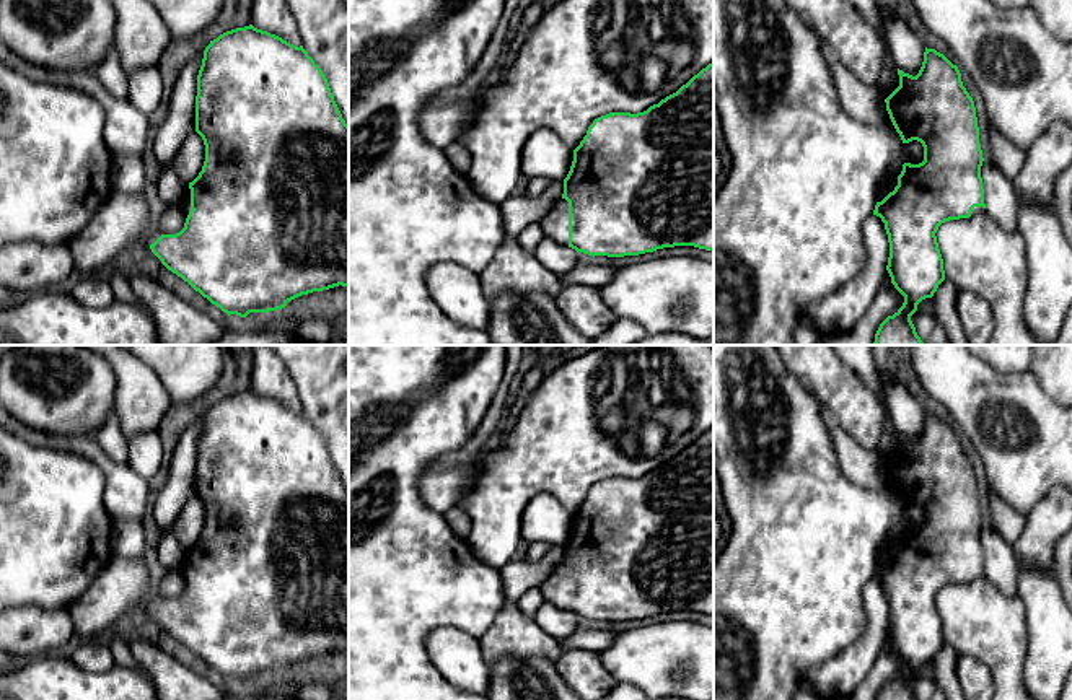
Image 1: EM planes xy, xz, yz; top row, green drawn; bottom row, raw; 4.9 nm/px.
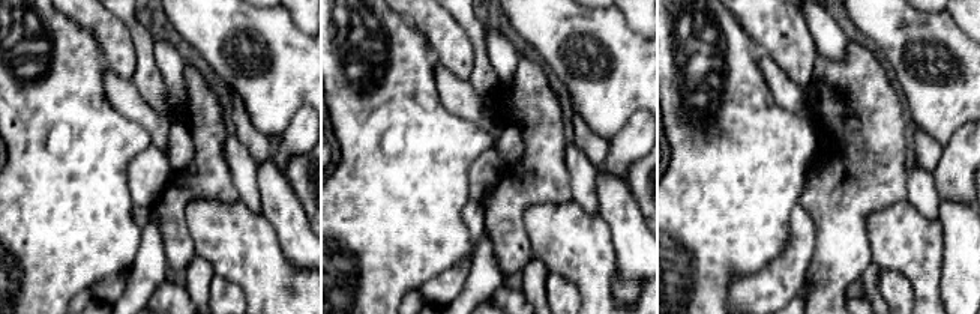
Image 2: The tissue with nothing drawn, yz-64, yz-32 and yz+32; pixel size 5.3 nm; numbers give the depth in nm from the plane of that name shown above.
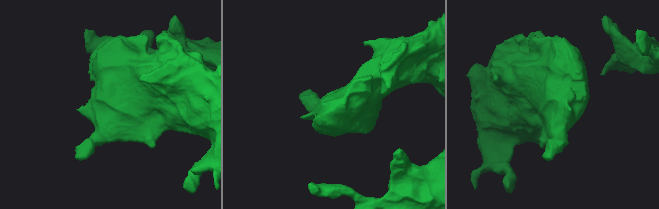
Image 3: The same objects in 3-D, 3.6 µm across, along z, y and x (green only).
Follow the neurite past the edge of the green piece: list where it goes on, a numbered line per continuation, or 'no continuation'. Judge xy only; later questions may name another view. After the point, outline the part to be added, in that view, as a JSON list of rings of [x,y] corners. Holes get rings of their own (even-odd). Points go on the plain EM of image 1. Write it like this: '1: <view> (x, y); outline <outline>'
1: xy (186, 562); outline [[[189,549],[184,553],[181,571],[182,571],[184,581],[187,583],[187,580],[191,576],[191,553],[189,553]]]

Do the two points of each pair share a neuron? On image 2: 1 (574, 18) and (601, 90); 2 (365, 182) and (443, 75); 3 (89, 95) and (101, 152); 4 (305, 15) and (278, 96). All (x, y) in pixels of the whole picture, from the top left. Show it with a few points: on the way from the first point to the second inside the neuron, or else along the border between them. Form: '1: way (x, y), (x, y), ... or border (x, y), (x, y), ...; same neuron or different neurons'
1: way (593, 38), (601, 39), (614, 56), (614, 71); same neuron
2: border (435, 60), (434, 71), (438, 99), (456, 114); different neurons
3: way (89, 108), (89, 138); same neuron
4: border (290, 15), (293, 23), (305, 33); different neurons

